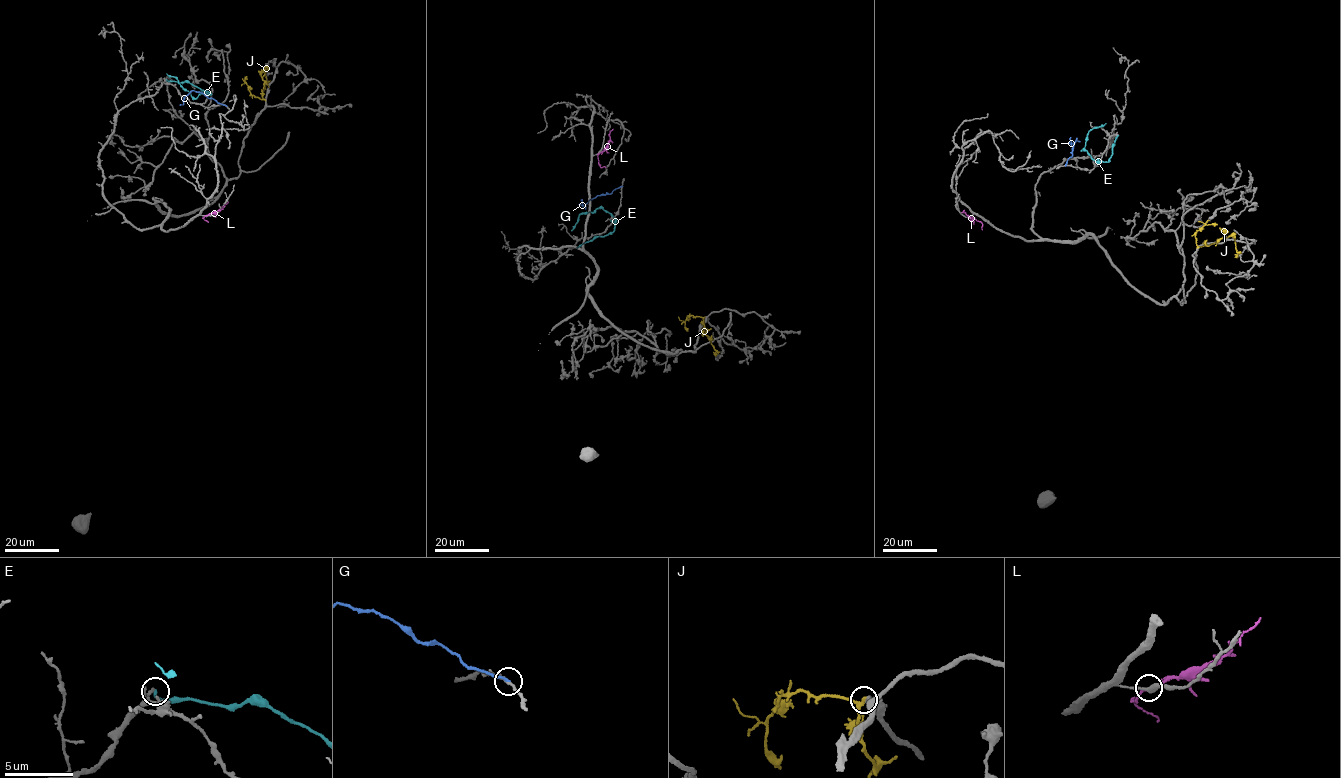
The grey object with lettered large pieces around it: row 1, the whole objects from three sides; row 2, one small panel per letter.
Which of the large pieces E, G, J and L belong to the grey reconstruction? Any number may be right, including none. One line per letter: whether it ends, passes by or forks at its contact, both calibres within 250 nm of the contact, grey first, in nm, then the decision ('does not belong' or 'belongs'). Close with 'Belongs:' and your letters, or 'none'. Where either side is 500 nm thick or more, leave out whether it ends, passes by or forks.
E: it ends | 170/200 nm | does not belong
G: it ends | 180/200 nm | does not belong
J: it passes by | 380/190 nm | does not belong
L: it passes by | 320/180 nm | does not belong
Belongs: none

